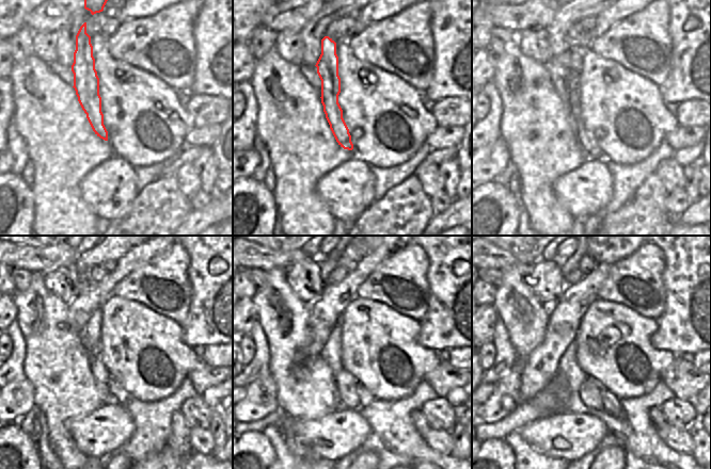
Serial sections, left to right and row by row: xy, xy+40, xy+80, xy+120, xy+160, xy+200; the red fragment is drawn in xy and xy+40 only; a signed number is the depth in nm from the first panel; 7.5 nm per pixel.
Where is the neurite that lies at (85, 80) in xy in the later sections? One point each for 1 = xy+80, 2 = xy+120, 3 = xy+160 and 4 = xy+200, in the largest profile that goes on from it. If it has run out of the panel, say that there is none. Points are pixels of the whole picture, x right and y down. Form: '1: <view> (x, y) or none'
1: xy+80 (585, 141)
2: xy+120 (104, 379)
3: xy+160 (343, 379)
4: xy+200 (611, 403)

